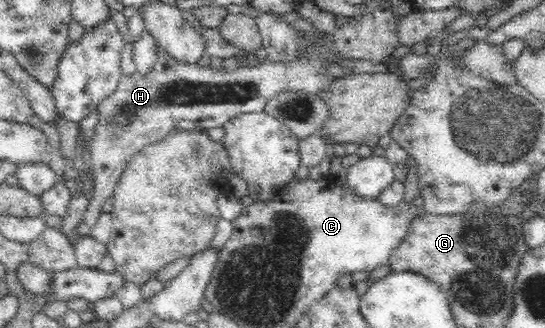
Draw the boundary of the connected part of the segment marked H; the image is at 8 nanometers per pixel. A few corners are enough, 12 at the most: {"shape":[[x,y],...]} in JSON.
{"shape":[[323,58],[235,71],[177,62],[124,76],[96,107],[91,233],[131,159],[181,120],[222,127],[282,93],[327,91]]}

